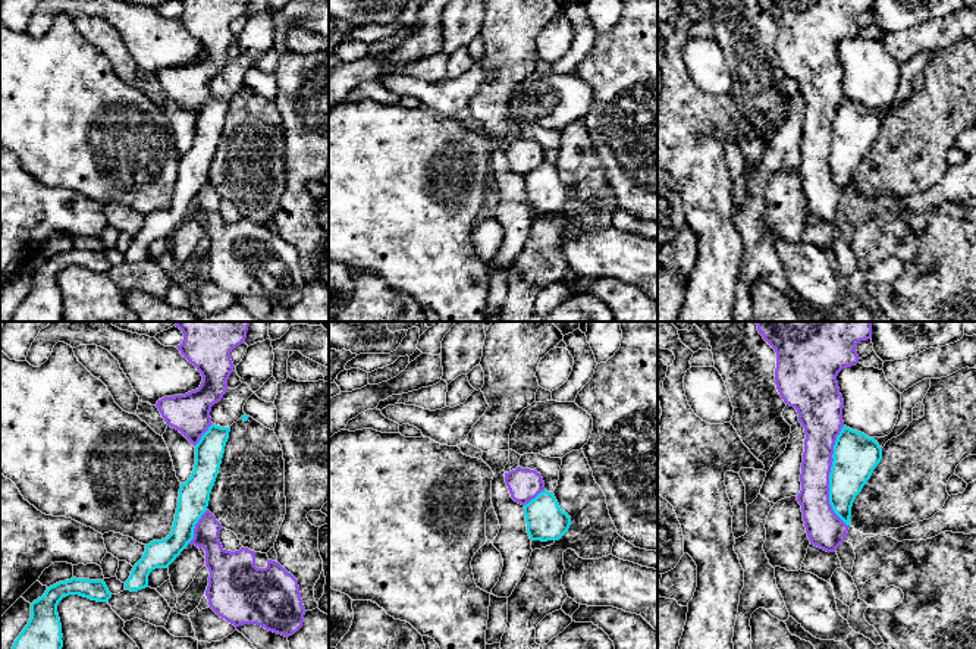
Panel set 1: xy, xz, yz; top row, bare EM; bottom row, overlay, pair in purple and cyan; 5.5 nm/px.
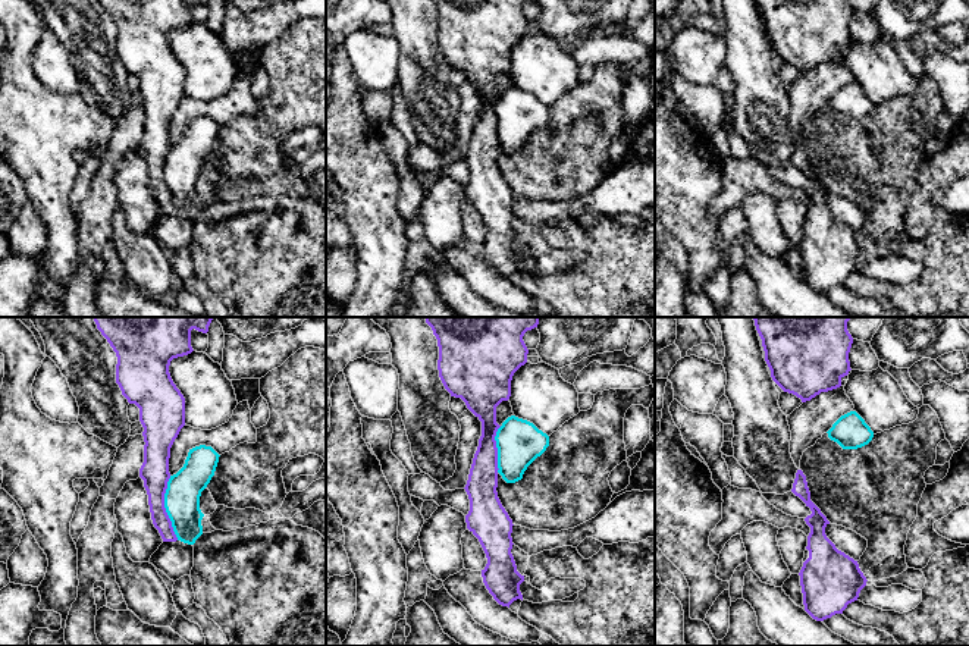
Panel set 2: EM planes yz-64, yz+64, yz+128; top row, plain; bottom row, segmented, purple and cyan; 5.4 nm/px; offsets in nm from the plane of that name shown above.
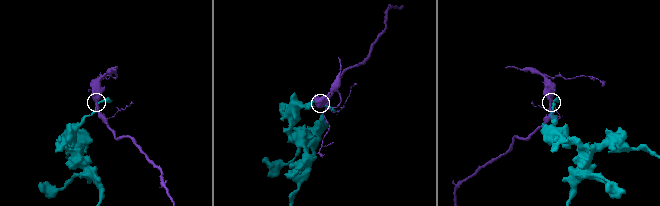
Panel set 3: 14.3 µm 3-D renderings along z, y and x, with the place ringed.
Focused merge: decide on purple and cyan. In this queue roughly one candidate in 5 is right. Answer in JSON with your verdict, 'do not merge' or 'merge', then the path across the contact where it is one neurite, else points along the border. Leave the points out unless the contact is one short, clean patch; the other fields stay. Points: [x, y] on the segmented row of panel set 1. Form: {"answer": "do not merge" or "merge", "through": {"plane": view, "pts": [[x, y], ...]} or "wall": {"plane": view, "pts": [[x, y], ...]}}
{"answer": "do not merge"}

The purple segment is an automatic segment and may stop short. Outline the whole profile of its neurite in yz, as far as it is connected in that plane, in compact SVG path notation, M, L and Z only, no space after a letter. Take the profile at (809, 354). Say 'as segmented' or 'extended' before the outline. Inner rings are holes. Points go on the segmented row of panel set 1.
as segmented; M756 322L756 324L759 333L776 352L776 389L784 402L797 410L798 421L806 433L800 474L801 490L797 501L801 505L807 537L812 545L835 552L848 532L848 526L829 504L834 445L844 426L844 399L837 376L842 369L859 363L856 345L872 338L872 322Z

